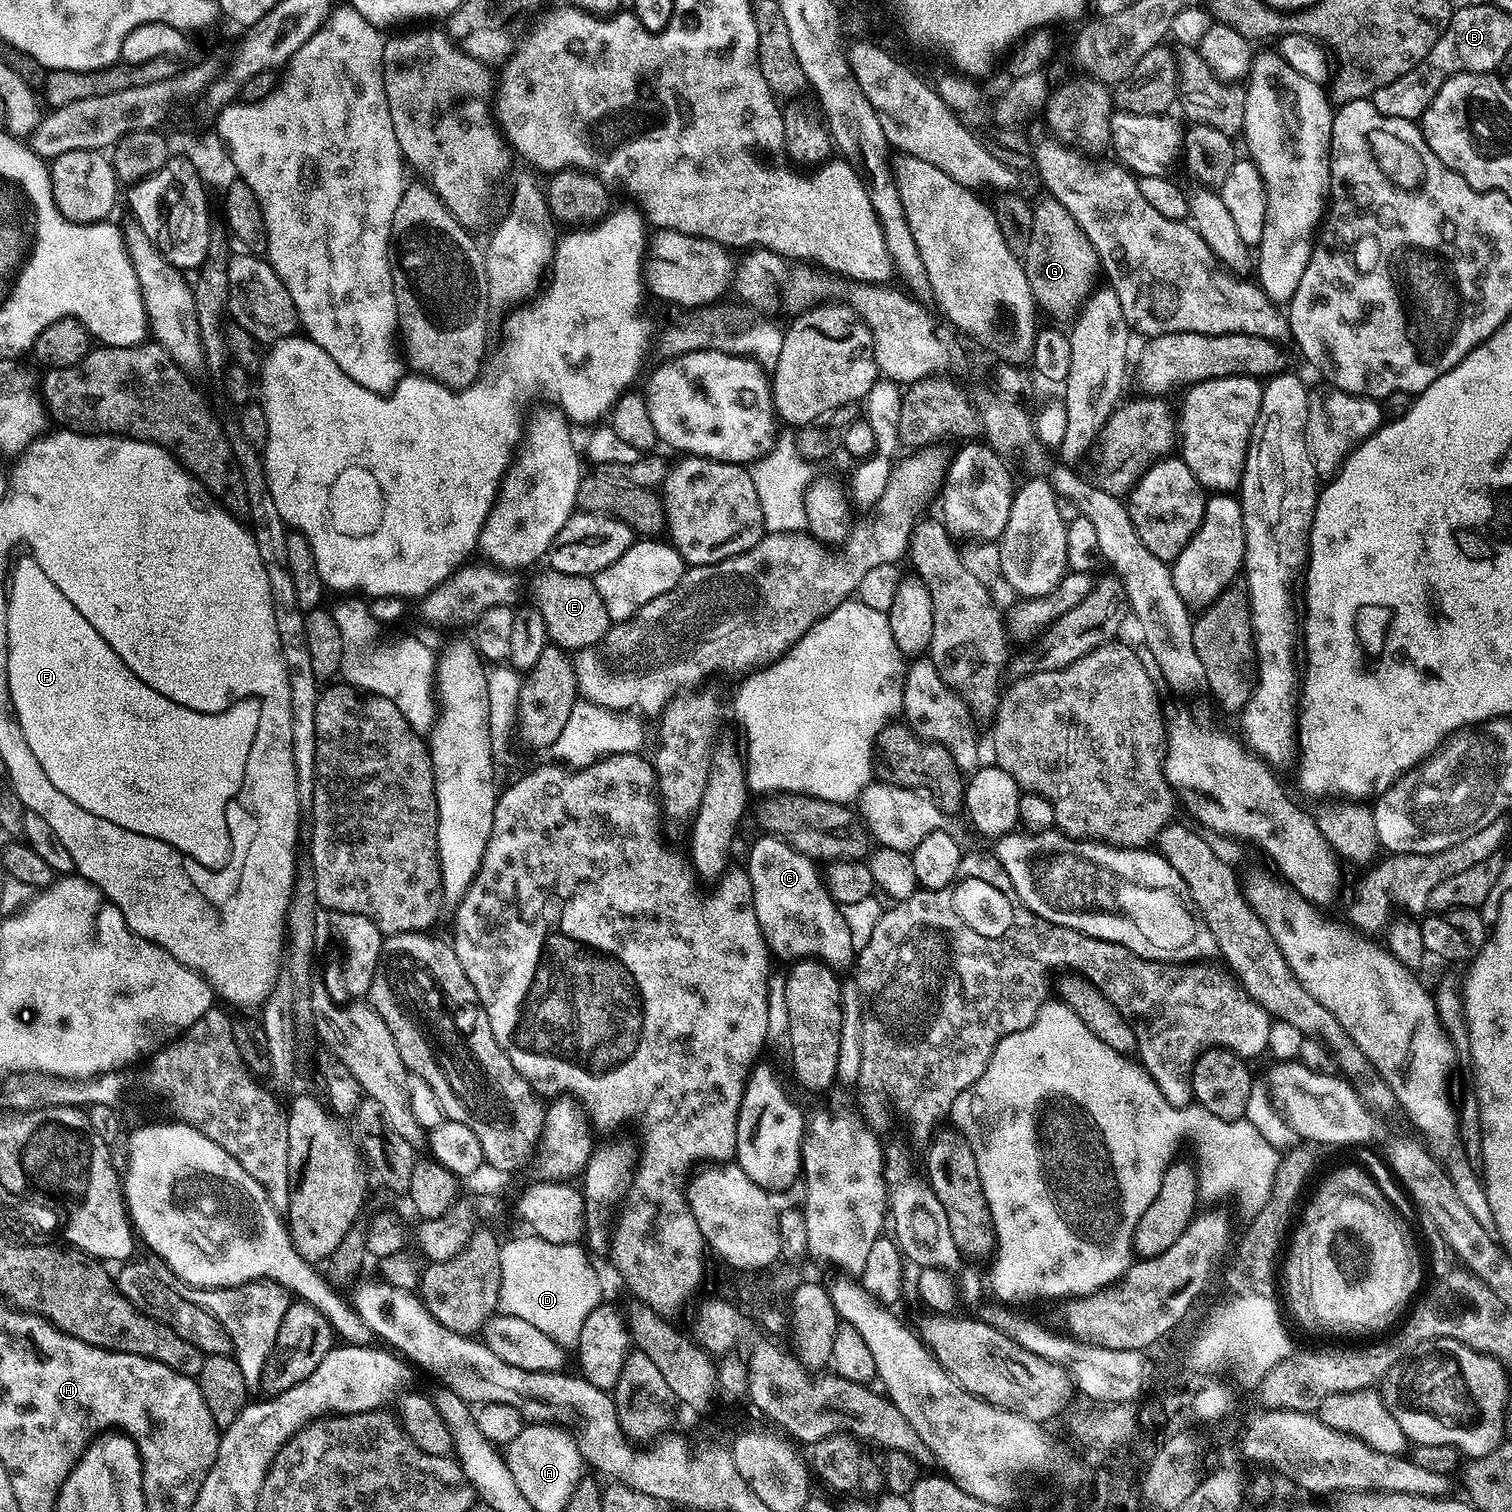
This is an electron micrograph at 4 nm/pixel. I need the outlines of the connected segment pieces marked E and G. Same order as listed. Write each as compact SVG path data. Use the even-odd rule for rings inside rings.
M545 567L543 571L532 580L531 603L546 624L549 641L555 647L565 650L579 650L596 644L608 632L610 621L606 606L598 595L595 579L590 576L562 574L550 567Z
M1044 198L1040 205L1037 203L1033 207L1030 246L1026 246L1022 263L1026 278L1030 282L1032 297L1036 299L1037 305L1043 311L1045 308L1050 315L1057 316L1060 320L1069 319L1068 321L1071 321L1079 313L1084 303L1088 301L1089 296L1096 291L1098 287L1096 275L1099 277L1102 272L1100 259L1090 242L1090 238L1086 238L1086 234L1078 226L1078 222L1074 222L1074 218L1070 218L1066 206L1062 206L1051 198Z

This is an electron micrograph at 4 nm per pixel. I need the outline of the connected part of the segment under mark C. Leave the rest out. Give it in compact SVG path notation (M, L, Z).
M761 835L761 840L752 844L748 852L746 871L750 878L750 886L754 890L754 914L758 914L758 926L768 944L768 951L773 957L781 956L787 962L797 960L818 960L833 970L851 969L858 955L854 942L850 942L850 930L846 926L846 918L838 907L828 887L824 885L822 872L817 861L806 854L794 850L777 836Z

